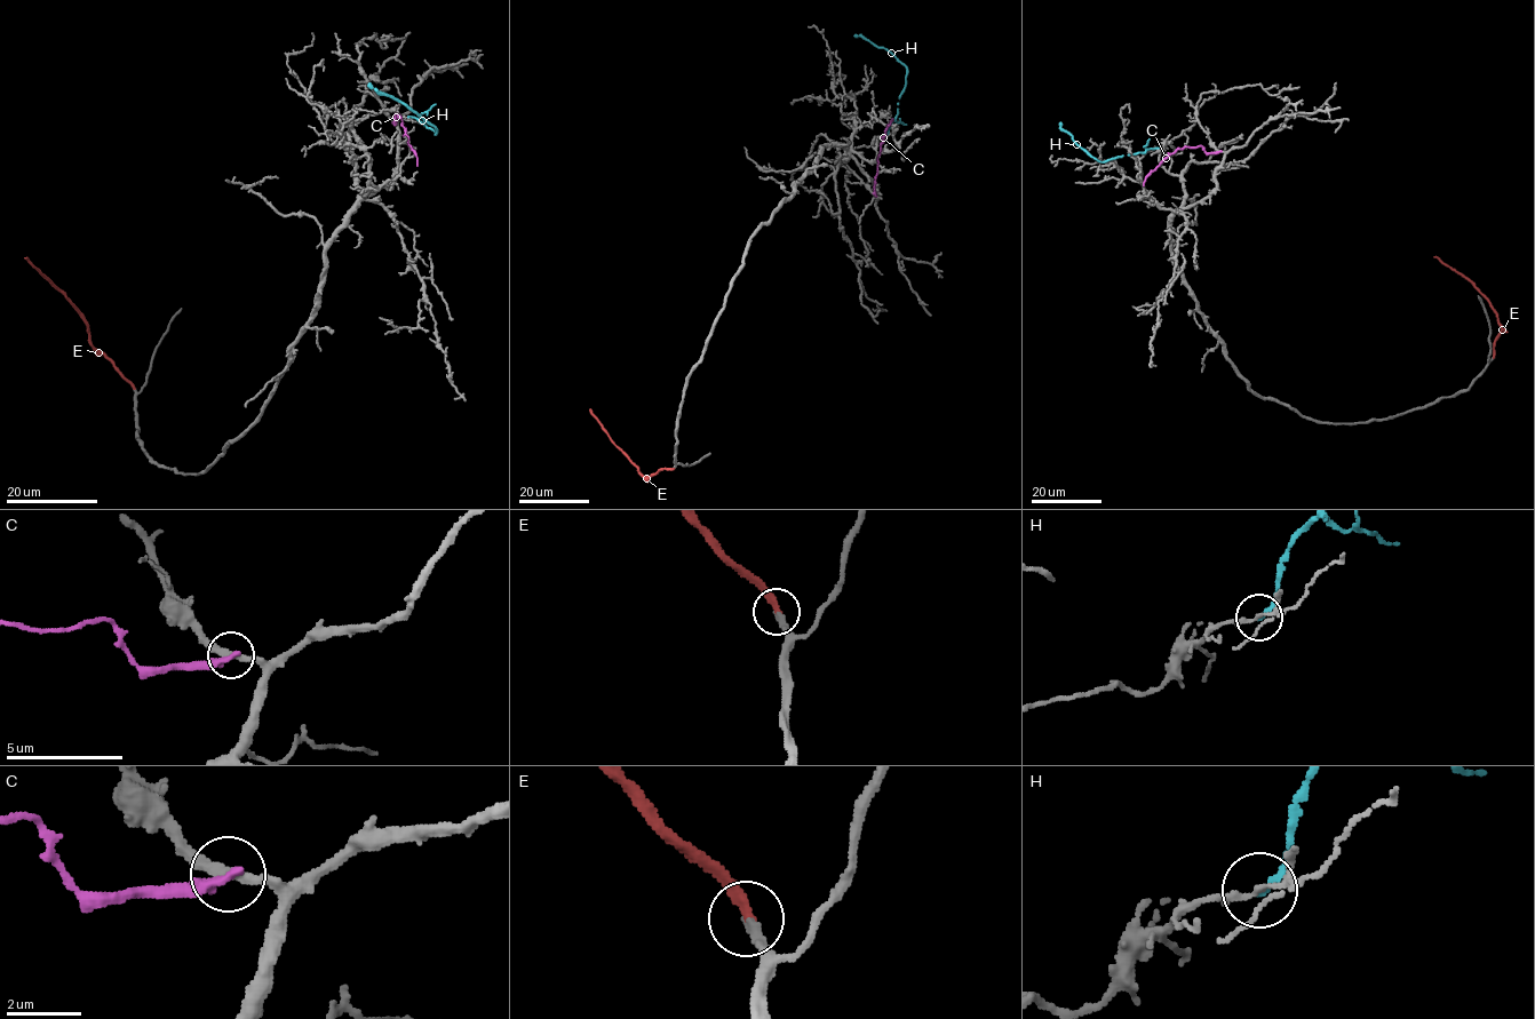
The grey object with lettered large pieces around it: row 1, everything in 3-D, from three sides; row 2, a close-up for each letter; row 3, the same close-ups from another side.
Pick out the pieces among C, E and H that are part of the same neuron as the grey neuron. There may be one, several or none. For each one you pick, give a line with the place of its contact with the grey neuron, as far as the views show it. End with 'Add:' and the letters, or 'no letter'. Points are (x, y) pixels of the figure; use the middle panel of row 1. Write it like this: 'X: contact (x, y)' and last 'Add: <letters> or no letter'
E: contact (674, 469)
Add: E

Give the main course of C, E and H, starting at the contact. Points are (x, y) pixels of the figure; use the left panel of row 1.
C: (395, 121), (398, 114), (418, 165)
E: (133, 388), (90, 344), (80, 311), (25, 257)
H: (408, 118), (415, 118), (436, 134), (436, 129), (413, 111), (368, 84)

